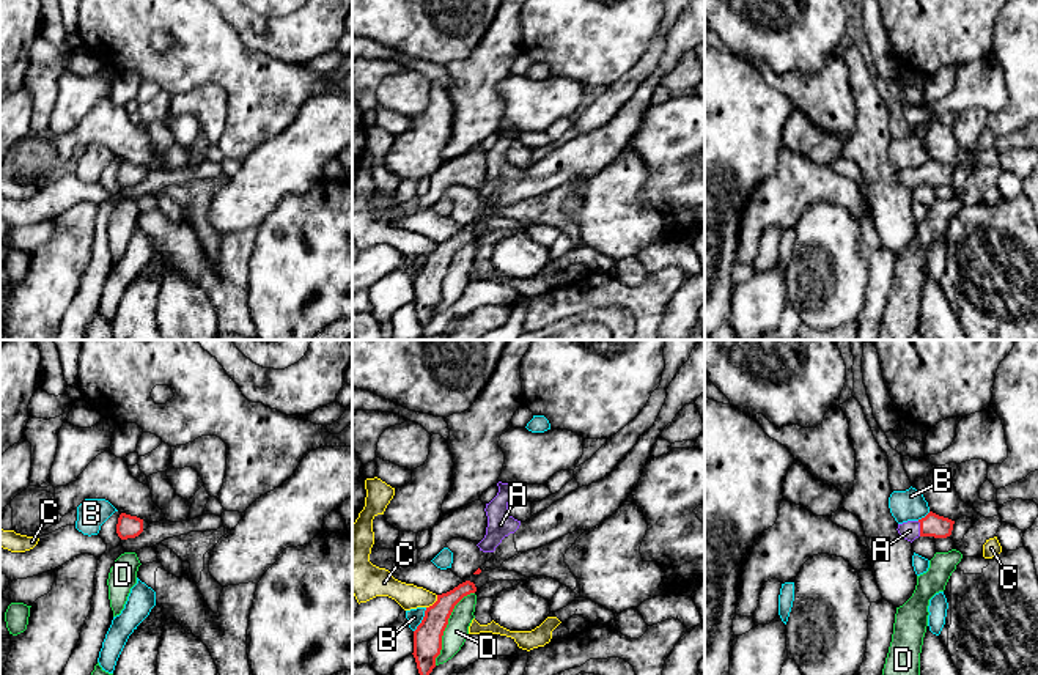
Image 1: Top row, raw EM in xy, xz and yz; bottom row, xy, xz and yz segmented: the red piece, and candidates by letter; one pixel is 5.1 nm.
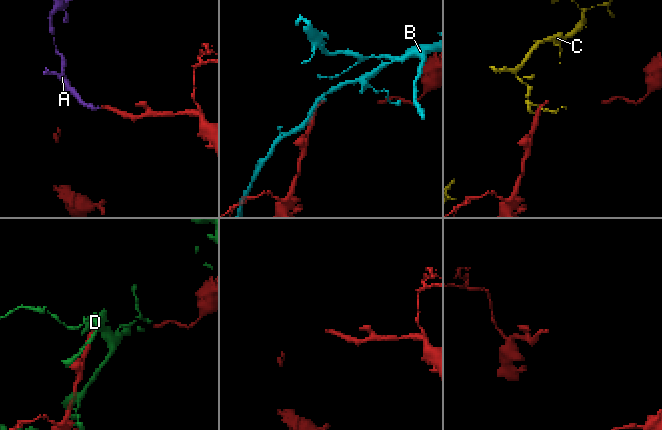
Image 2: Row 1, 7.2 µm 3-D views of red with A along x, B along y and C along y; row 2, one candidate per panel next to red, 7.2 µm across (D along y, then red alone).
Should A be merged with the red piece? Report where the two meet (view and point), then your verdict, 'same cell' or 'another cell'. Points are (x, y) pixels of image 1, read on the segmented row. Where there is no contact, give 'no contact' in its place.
contact yz (920, 529); same cell

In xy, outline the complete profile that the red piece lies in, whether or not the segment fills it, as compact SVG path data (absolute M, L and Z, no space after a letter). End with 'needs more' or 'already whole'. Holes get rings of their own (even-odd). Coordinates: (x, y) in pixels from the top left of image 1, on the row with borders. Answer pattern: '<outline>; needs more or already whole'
M121 513L116 524L116 533L121 540L135 538L143 532L143 519Z; already whole

